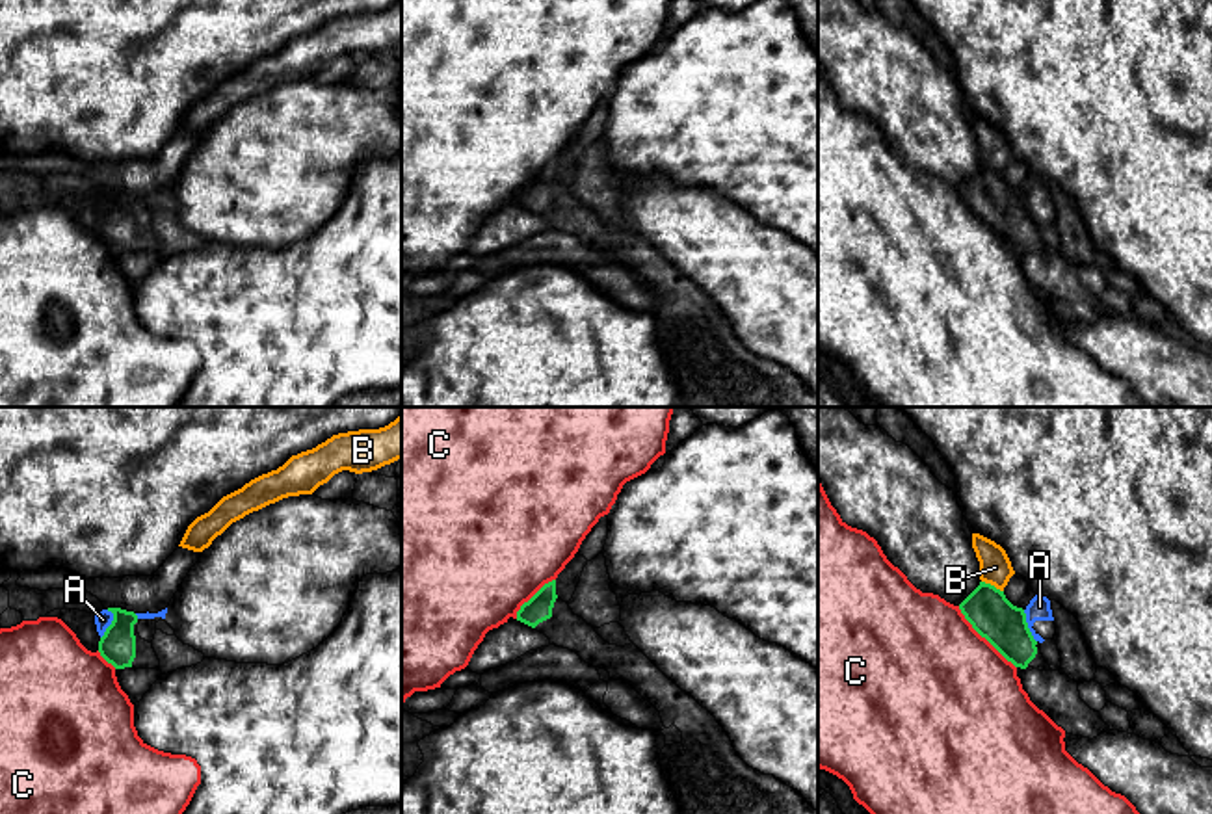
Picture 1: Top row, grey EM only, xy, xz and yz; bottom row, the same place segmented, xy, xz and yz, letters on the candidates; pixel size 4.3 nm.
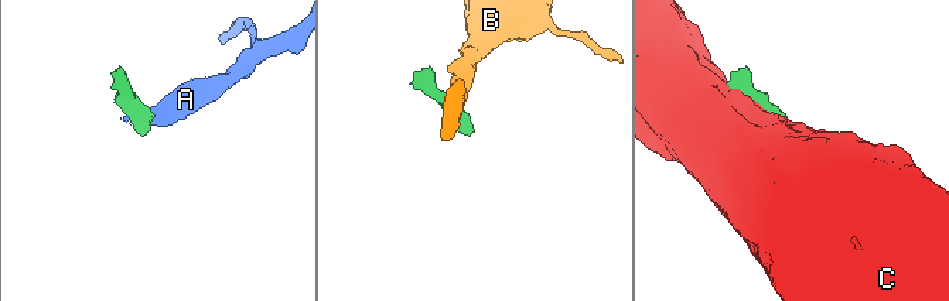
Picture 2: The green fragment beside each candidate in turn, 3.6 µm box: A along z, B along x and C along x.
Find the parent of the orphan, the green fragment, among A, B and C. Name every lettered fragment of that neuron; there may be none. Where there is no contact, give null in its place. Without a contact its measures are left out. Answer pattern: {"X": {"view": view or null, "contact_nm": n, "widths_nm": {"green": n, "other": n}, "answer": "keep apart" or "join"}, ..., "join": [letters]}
{"A": {"view": "yz", "contact_nm": 160, "widths_nm": {"green": 190, "other": 100}, "answer": "keep apart"}, "B": {"view": "yz", "contact_nm": 110, "widths_nm": {"green": 190, "other": 140}, "answer": "keep apart"}, "C": {"view": "yz", "contact_nm": 380, "widths_nm": {"green": 190, "other": 480}, "answer": "keep apart"}, "join": []}

